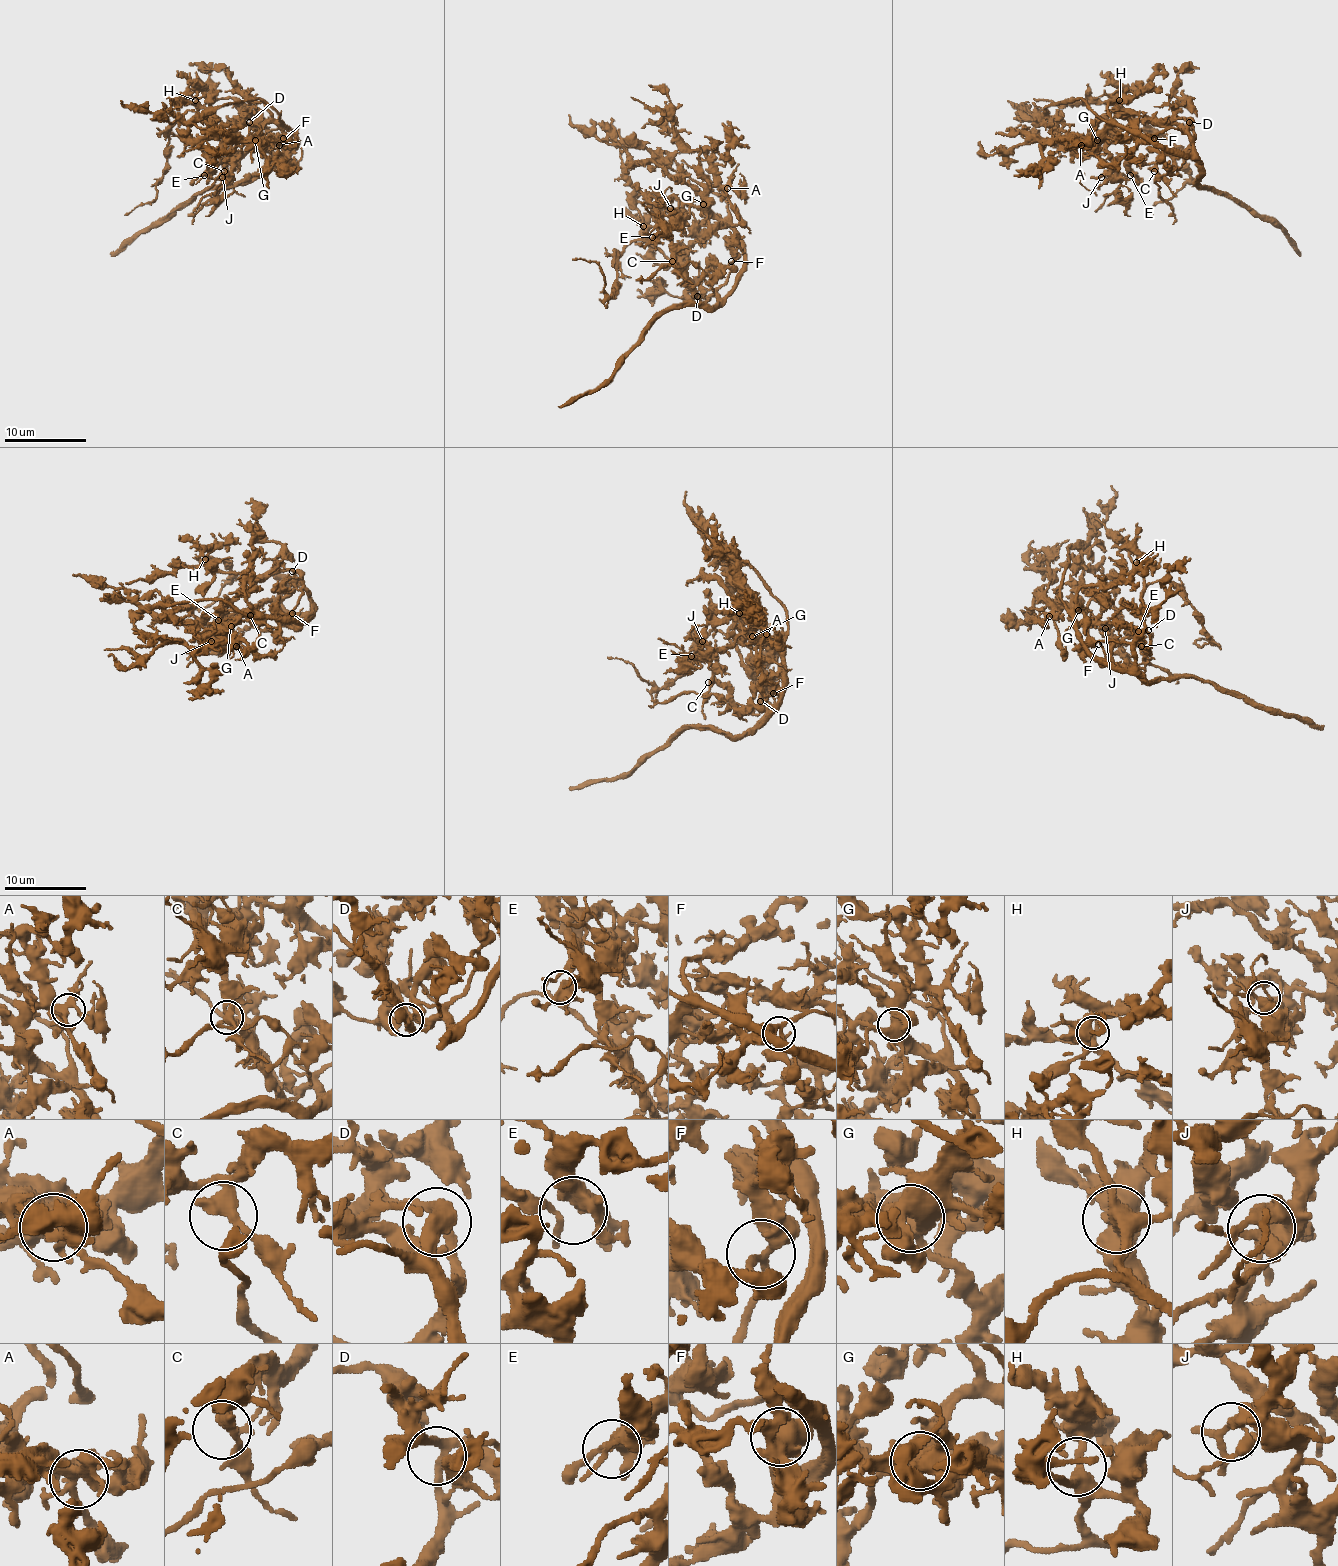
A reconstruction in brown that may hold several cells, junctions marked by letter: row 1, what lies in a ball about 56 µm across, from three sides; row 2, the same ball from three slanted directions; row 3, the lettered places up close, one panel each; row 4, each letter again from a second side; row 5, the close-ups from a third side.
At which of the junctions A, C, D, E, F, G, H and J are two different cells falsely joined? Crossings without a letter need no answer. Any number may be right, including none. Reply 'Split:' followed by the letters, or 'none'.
Split: none

